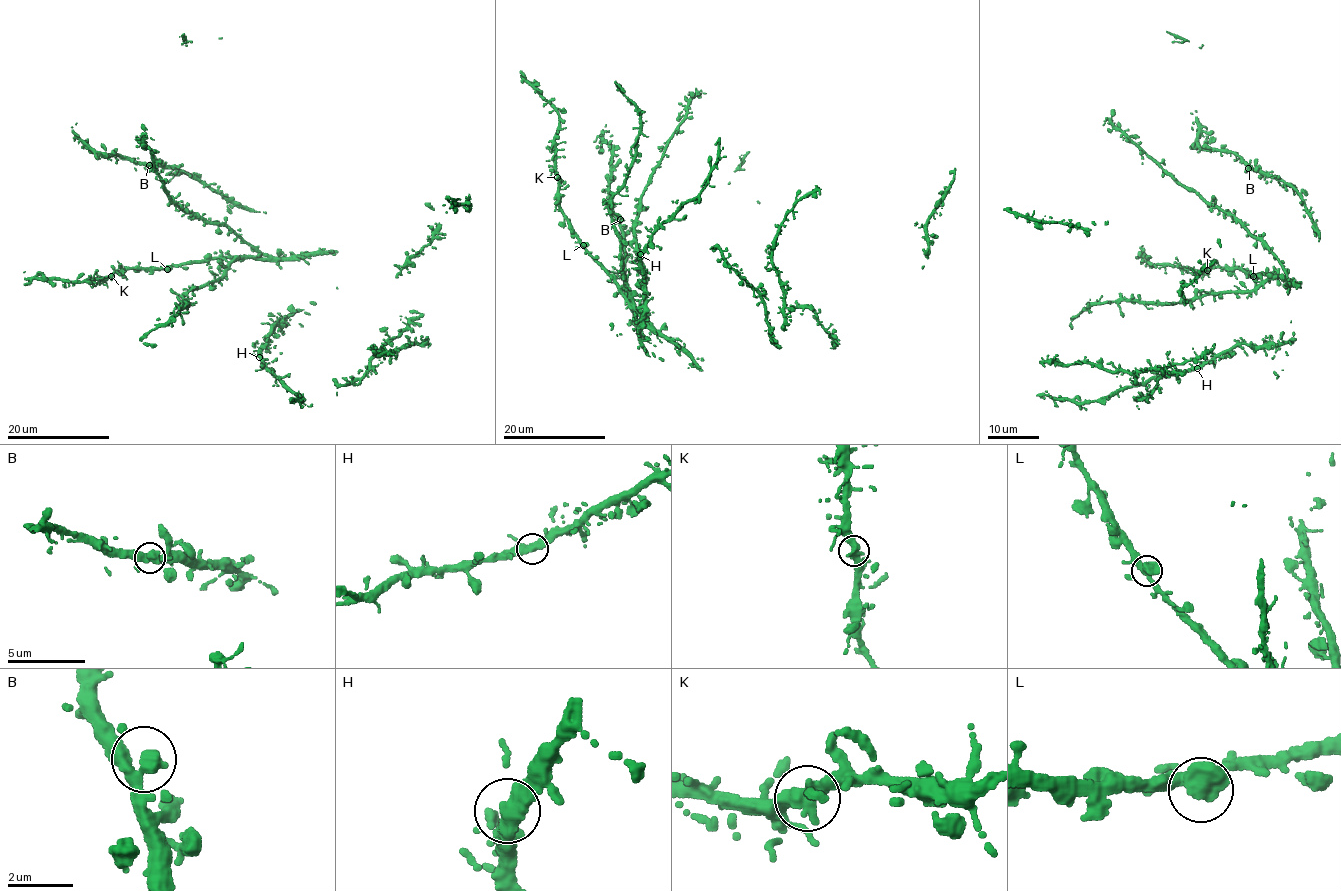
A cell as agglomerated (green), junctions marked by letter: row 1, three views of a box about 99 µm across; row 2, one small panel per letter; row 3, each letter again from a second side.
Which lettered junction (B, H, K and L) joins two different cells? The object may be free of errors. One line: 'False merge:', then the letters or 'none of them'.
False merge: none of them

